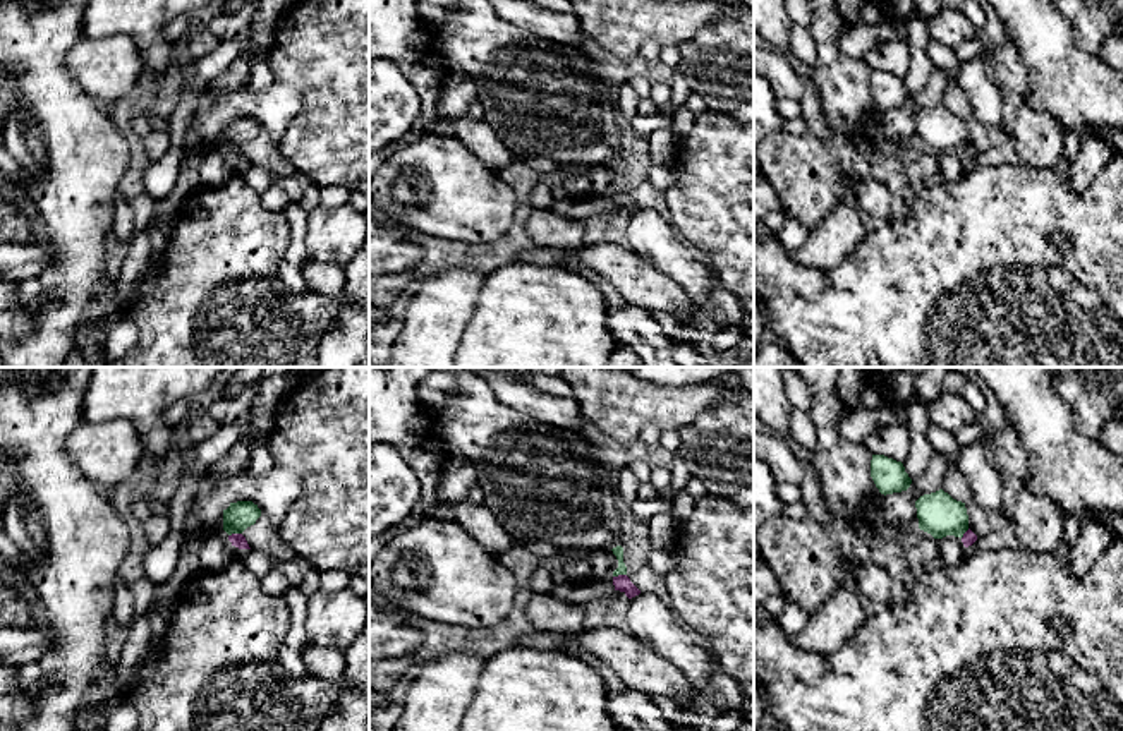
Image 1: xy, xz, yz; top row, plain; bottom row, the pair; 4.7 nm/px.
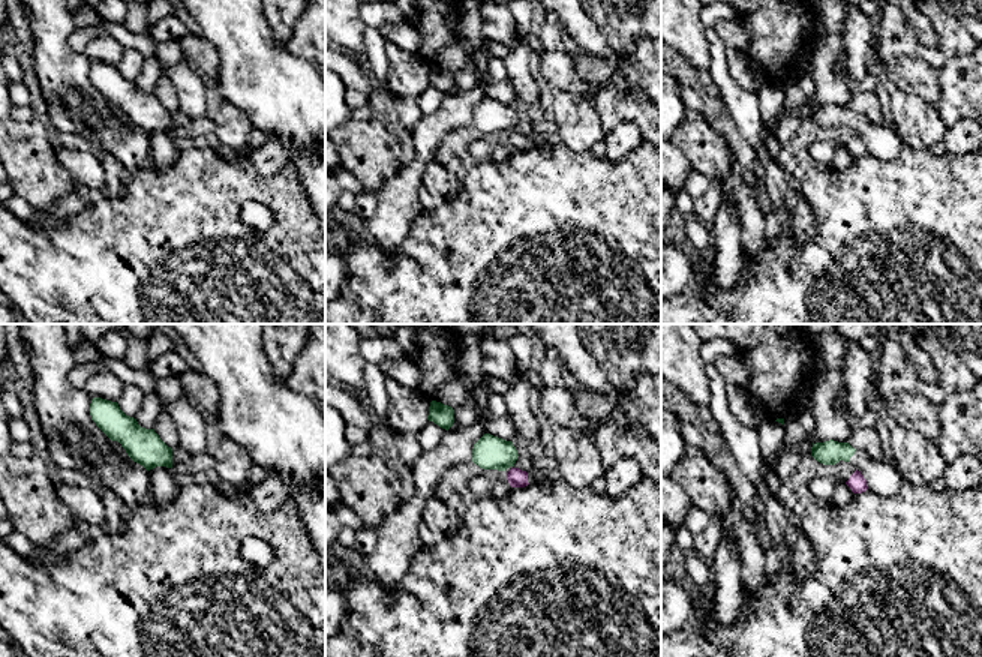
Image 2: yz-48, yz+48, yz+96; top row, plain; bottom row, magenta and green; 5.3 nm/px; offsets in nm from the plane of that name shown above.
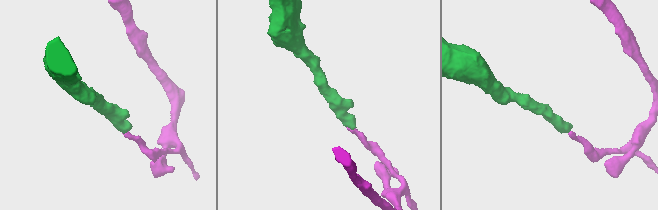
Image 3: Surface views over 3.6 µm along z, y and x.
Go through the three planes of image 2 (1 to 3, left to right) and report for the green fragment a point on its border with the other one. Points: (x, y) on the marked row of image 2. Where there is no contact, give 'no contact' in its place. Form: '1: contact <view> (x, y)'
1: no contact
2: no contact
3: no contact

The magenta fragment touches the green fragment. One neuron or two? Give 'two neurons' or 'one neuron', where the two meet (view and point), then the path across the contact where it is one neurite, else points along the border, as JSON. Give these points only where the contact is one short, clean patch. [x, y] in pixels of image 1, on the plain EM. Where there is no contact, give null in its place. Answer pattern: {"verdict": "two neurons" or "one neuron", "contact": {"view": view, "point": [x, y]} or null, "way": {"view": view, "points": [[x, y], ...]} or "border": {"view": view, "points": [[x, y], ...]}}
{"verdict": "two neurons", "contact": {"view": "xy", "point": [234, 150]}, "border": {"view": "xy", "points": [[241, 148], [229, 151]]}}

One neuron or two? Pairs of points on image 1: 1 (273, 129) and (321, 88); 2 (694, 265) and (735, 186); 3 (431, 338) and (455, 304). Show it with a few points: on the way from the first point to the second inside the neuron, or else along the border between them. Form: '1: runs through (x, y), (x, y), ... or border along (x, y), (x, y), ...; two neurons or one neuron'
1: border along (275, 81), (301, 96), (301, 112), (279, 139); two neurons
2: border along (672, 223), (673, 230), (701, 254), (713, 275); two neurons
3: runs through (431, 330), (447, 313); one neuron

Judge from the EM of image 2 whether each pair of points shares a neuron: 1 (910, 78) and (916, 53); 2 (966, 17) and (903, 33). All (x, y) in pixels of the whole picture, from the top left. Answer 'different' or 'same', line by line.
1: different
2: same

